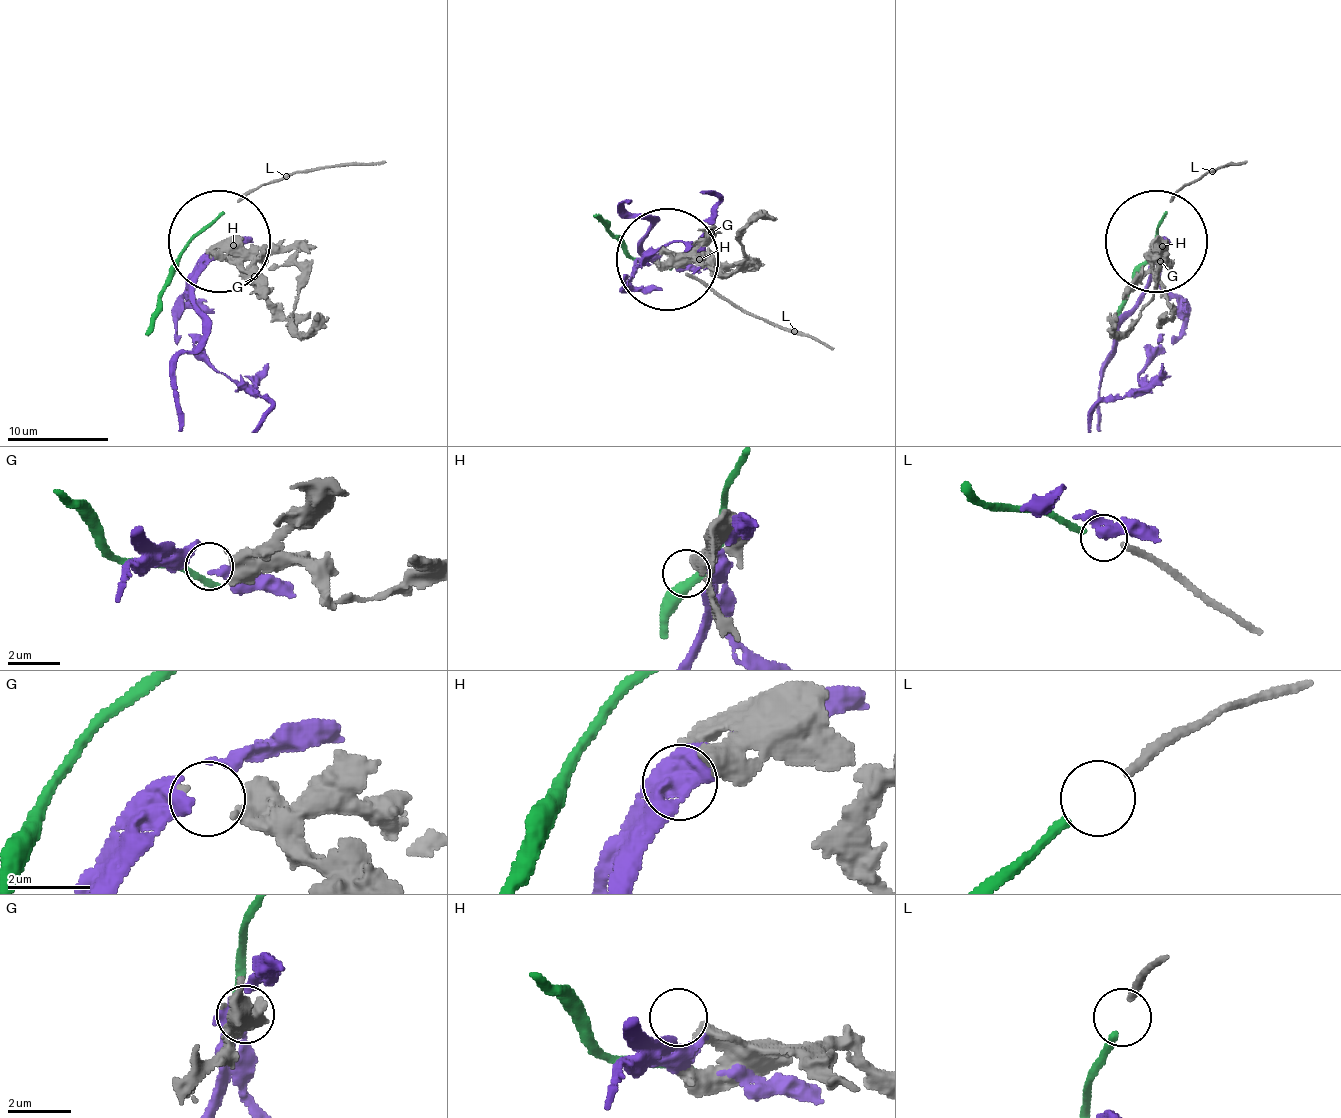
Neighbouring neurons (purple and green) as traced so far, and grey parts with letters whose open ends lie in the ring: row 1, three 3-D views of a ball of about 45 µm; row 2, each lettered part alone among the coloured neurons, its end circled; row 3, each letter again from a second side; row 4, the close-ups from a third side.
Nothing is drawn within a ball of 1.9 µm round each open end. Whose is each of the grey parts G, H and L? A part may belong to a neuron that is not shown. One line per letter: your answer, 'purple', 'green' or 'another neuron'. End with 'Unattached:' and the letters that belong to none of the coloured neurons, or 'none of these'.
G: purple
H: another neuron
L: green
Unattached: H

